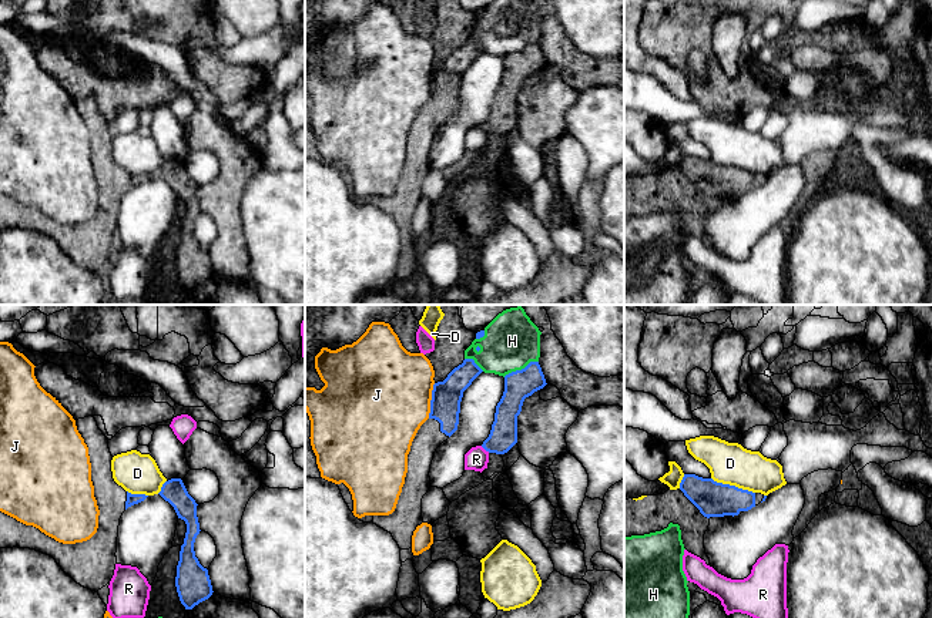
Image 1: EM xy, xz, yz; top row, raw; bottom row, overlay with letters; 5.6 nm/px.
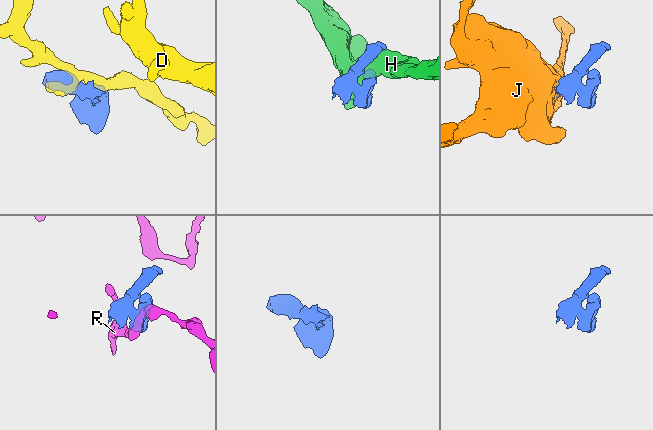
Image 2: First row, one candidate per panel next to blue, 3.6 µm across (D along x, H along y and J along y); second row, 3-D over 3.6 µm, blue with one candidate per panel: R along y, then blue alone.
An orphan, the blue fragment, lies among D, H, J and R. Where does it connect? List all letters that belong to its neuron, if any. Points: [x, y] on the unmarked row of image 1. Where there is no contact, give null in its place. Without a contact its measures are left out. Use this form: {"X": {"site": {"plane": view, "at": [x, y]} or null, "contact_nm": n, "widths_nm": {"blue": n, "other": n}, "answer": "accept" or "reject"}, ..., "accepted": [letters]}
{"D": {"site": {"plane": "yz", "at": [733, 167]}, "contact_nm": 260, "widths_nm": {"blue": 200, "other": 240}, "answer": "reject"}, "H": {"site": {"plane": "xz", "at": [522, 50]}, "contact_nm": 220, "widths_nm": {"blue": 160, "other": 300}, "answer": "reject"}, "J": {"site": {"plane": "xz", "at": [431, 81]}, "contact_nm": 200, "widths_nm": {"blue": 180, "other": 500}, "answer": "reject"}, "R": {"site": {"plane": "xz", "at": [485, 130]}, "contact_nm": 70, "widths_nm": {"blue": 160, "other": 130}, "answer": "reject"}, "accepted": []}

